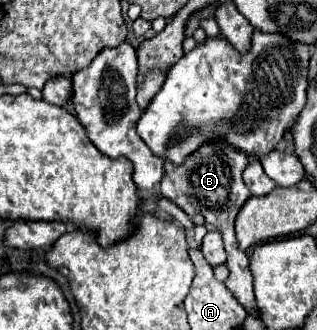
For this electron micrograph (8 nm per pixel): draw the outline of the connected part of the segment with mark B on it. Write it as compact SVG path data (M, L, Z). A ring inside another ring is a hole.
M208 141L204 145L200 145L200 151L194 151L192 155L188 155L184 165L174 165L174 163L164 163L164 177L160 181L160 193L172 203L176 203L184 213L188 213L190 217L194 215L204 215L206 223L216 225L216 229L222 233L224 239L224 247L228 253L228 269L230 269L230 277L226 279L226 287L234 293L234 297L240 301L240 305L246 311L254 311L256 307L256 299L254 299L254 291L252 291L252 273L248 269L248 257L246 253L242 253L238 249L238 241L234 235L234 219L242 207L242 203L246 203L246 199L250 197L248 187L242 181L242 173L248 167L248 157L242 155L242 151L236 151L236 147L232 147L226 141Z

